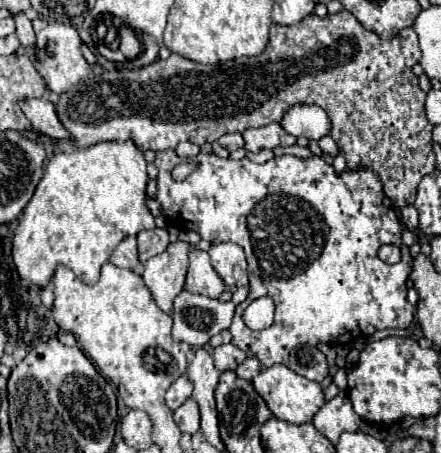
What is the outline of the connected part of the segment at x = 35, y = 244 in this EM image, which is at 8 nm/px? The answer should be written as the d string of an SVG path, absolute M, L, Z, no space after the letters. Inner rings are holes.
M101 141L81 151L55 153L13 237L13 261L25 285L45 287L59 263L93 285L101 265L127 235L155 227L147 207L147 181L143 149L133 141Z

